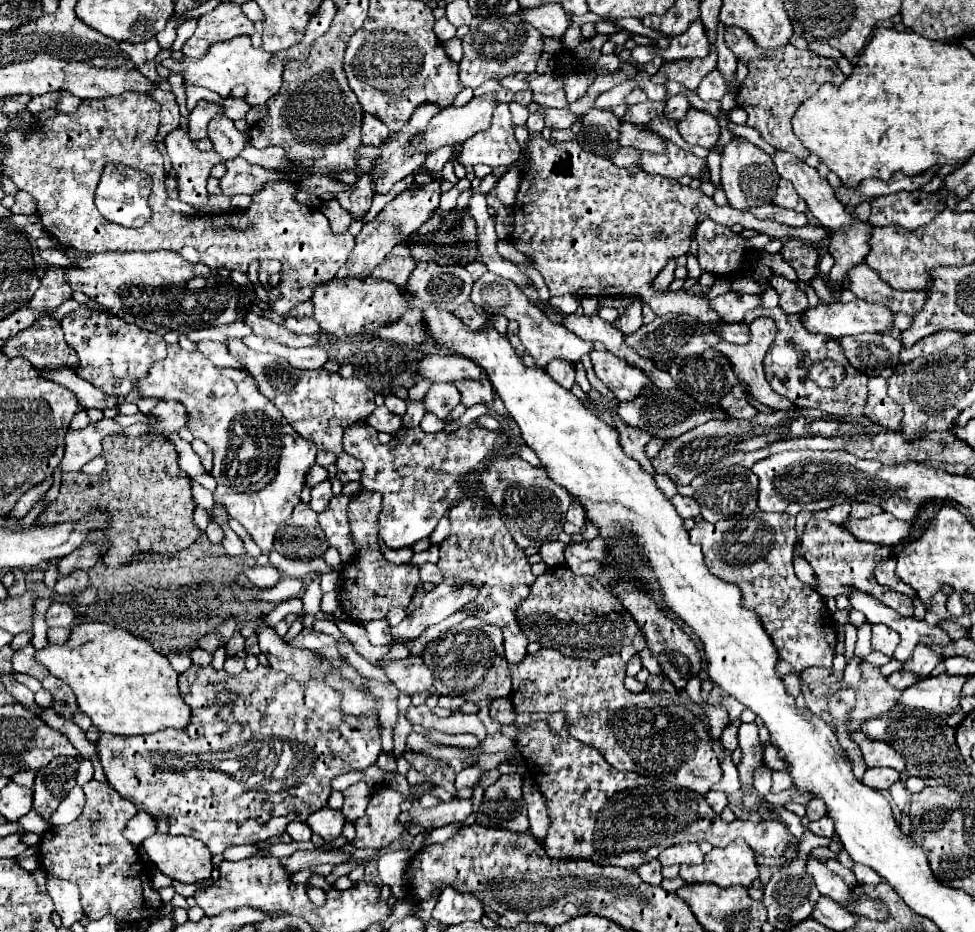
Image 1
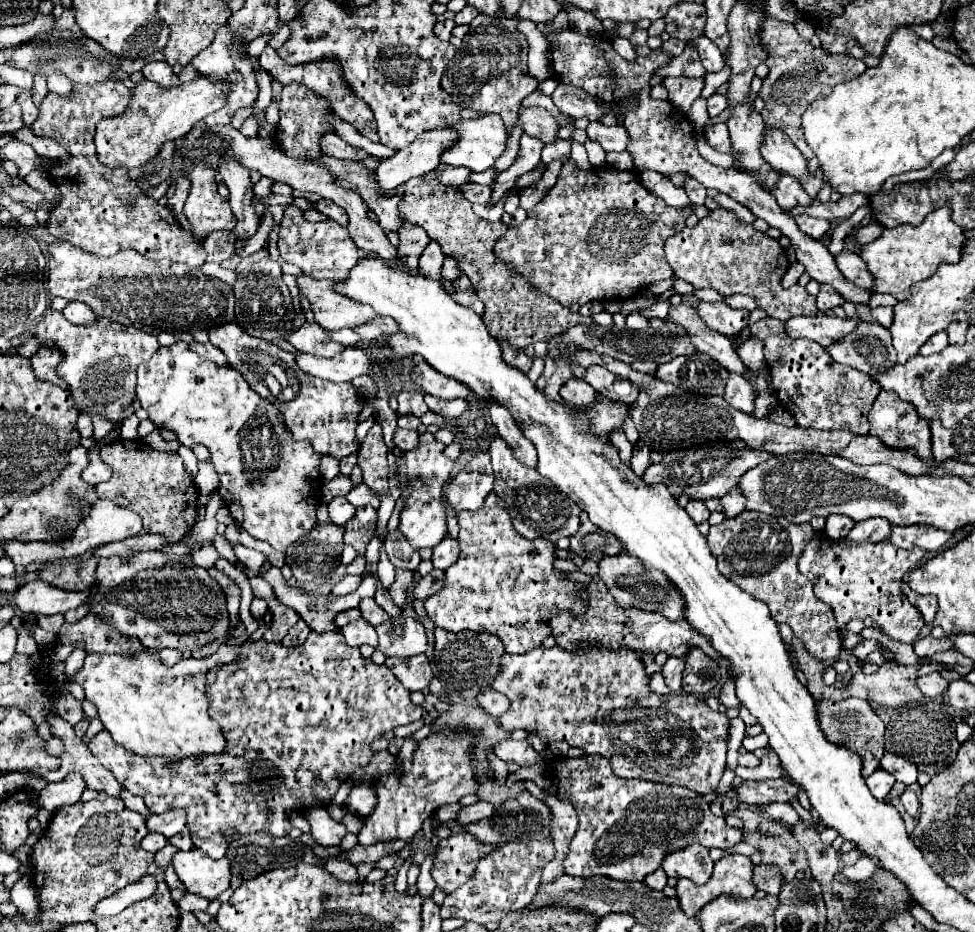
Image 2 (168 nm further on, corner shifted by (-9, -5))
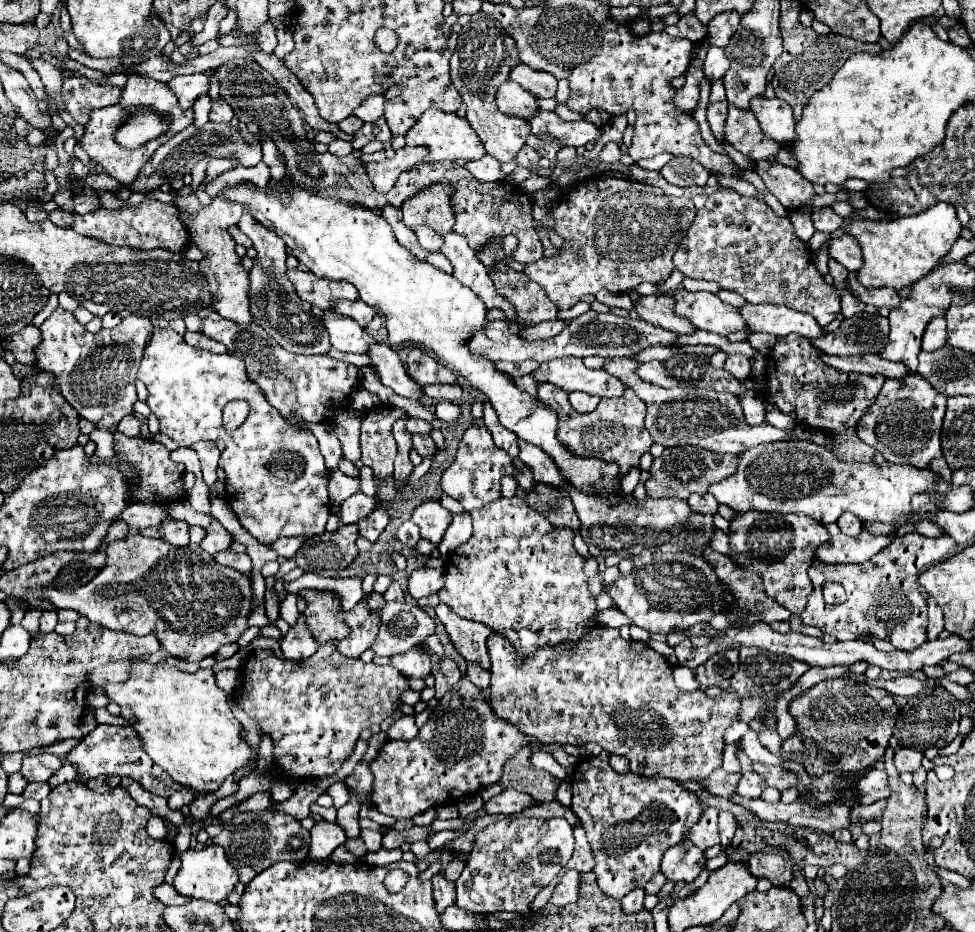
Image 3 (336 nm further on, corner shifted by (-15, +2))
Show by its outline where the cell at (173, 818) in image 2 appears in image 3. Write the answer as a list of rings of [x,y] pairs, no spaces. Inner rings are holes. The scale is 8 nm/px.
[[[179,790],[173,796],[169,796],[169,808],[171,810],[181,810],[183,806],[189,806],[193,802],[193,796],[189,790]]]

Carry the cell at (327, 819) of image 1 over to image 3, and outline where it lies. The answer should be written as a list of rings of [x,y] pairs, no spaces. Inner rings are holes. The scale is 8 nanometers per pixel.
[[[315,822],[311,828],[311,860],[327,860],[331,852],[345,840],[345,830],[337,822]]]

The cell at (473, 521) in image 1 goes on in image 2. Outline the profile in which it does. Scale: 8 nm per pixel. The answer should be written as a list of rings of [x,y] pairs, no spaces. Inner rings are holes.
[[[489,495],[485,499],[485,505],[477,511],[461,511],[457,515],[459,519],[459,545],[461,555],[455,565],[451,565],[445,571],[445,585],[441,591],[437,591],[433,597],[425,601],[425,609],[429,619],[447,631],[459,633],[459,631],[485,631],[491,635],[497,635],[505,647],[505,653],[511,655],[523,655],[543,643],[545,637],[551,635],[549,619],[561,611],[583,615],[587,611],[585,595],[587,591],[579,587],[577,581],[567,579],[565,571],[555,569],[555,551],[557,545],[549,543],[547,539],[525,539],[519,535],[509,519],[509,511],[505,507],[503,499],[497,499],[497,495]]]

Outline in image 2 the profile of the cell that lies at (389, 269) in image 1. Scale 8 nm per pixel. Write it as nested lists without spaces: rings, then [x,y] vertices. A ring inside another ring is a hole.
[[[403,223],[403,227],[399,229],[399,247],[397,247],[397,259],[401,259],[409,269],[417,267],[419,255],[423,253],[423,249],[427,247],[427,243],[431,241],[429,235],[425,233],[425,229],[419,229],[413,223]]]

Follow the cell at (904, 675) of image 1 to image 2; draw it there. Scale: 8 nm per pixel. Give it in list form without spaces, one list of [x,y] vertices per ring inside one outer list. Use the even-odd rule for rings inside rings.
[[[941,673],[923,675],[917,683],[919,683],[919,689],[923,691],[923,695],[929,695],[929,697],[939,697],[945,691],[945,687],[949,685],[949,681]]]

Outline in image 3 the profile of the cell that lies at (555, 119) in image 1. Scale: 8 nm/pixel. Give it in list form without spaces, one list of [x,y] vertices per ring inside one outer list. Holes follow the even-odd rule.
[[[507,82],[503,84],[503,88],[499,88],[497,92],[497,106],[503,114],[509,116],[521,116],[525,120],[531,120],[531,116],[539,110],[537,104],[537,96],[531,94],[529,90],[521,88],[517,82]]]

